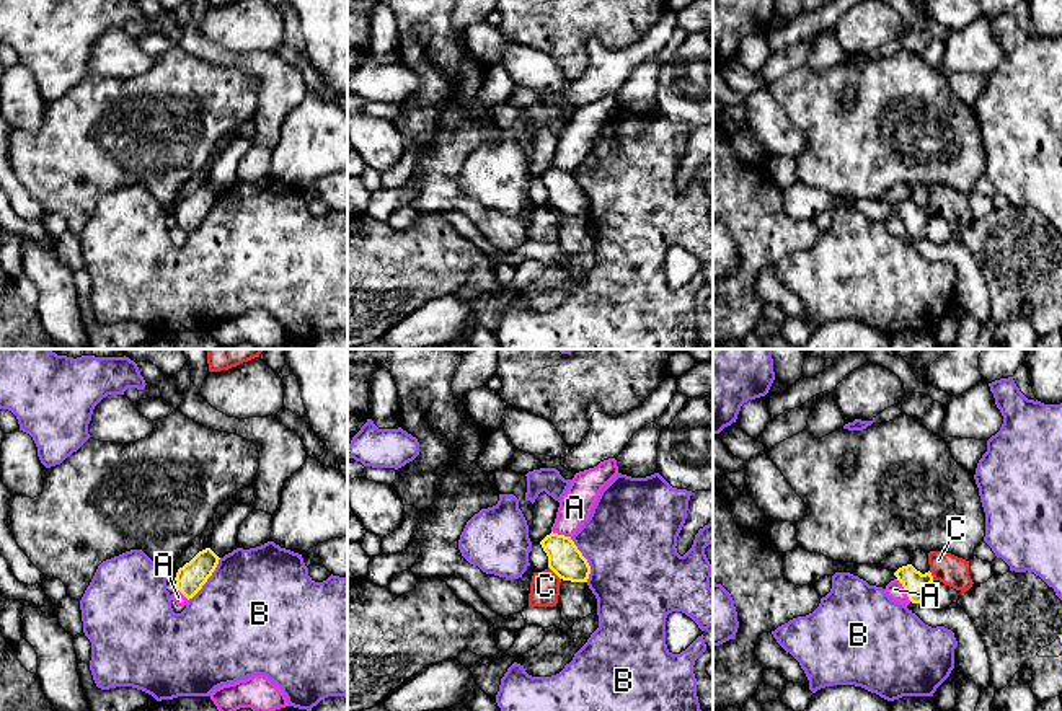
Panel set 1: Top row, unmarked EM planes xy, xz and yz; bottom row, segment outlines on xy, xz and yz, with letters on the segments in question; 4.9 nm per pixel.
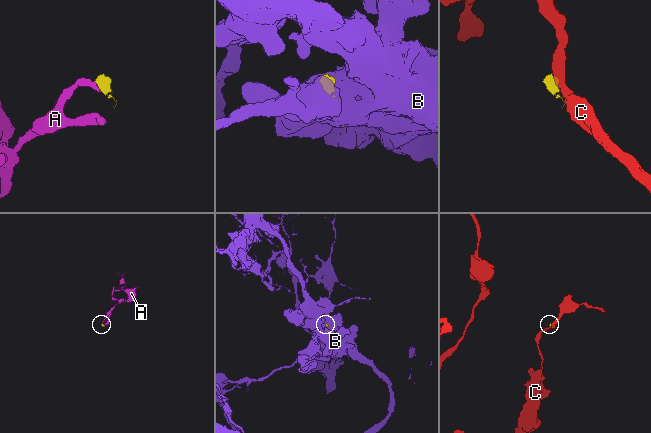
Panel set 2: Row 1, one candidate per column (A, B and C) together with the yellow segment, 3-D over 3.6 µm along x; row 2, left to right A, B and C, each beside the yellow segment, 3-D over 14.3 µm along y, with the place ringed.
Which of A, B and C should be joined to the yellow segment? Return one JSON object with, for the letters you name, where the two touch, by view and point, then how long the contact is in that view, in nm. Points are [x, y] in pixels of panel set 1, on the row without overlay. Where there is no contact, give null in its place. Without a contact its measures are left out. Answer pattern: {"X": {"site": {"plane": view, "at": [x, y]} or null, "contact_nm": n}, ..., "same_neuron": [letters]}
{"same_neuron": []}

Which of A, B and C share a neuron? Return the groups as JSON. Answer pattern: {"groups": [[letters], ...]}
{"groups": [["A"], ["B"], ["C"]]}

